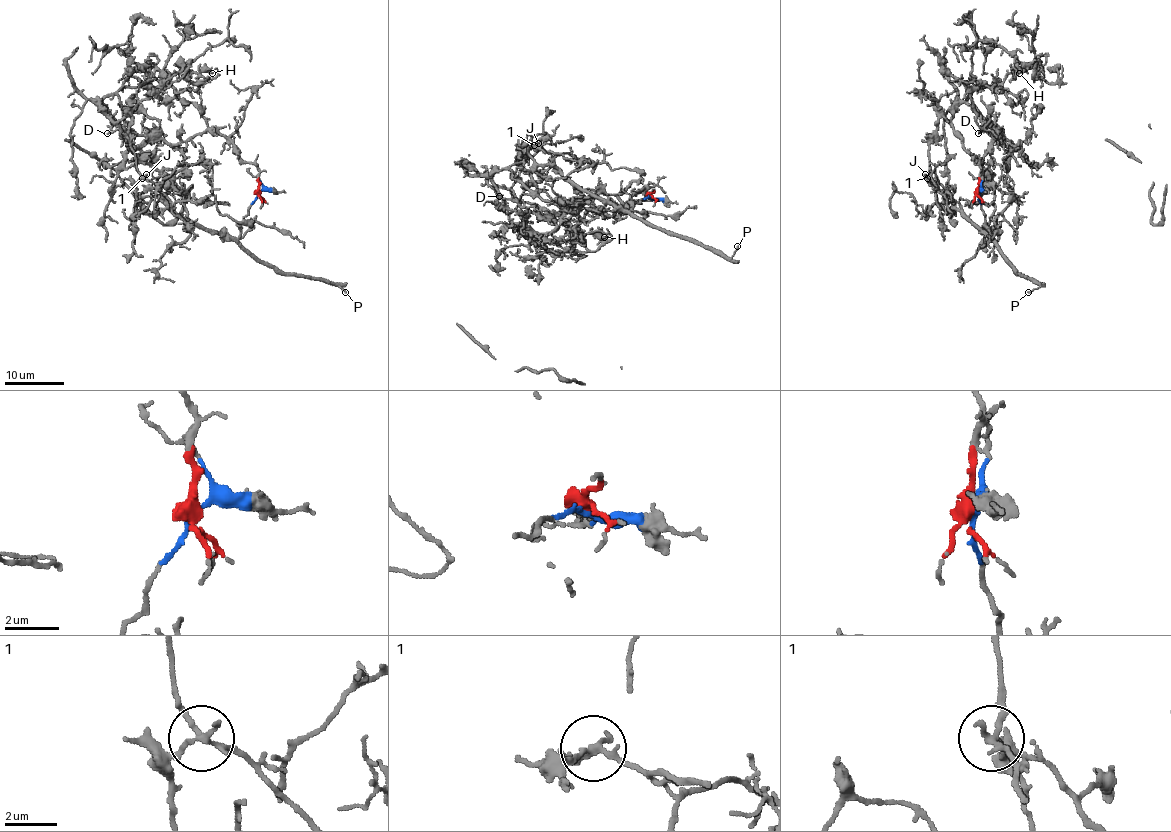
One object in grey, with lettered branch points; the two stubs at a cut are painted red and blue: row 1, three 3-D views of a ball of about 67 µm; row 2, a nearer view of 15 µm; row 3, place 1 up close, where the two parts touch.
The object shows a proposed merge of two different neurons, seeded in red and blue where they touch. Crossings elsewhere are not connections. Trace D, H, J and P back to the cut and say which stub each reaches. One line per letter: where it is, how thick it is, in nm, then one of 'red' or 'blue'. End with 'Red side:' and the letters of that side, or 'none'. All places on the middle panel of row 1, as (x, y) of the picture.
D: place (499, 196); calibre 140 nm; red
H: place (604, 237); calibre 320 nm; red
J: place (538, 143); calibre 150 nm; blue
P: place (737, 246); calibre 110 nm; blue
Red side: D, H

